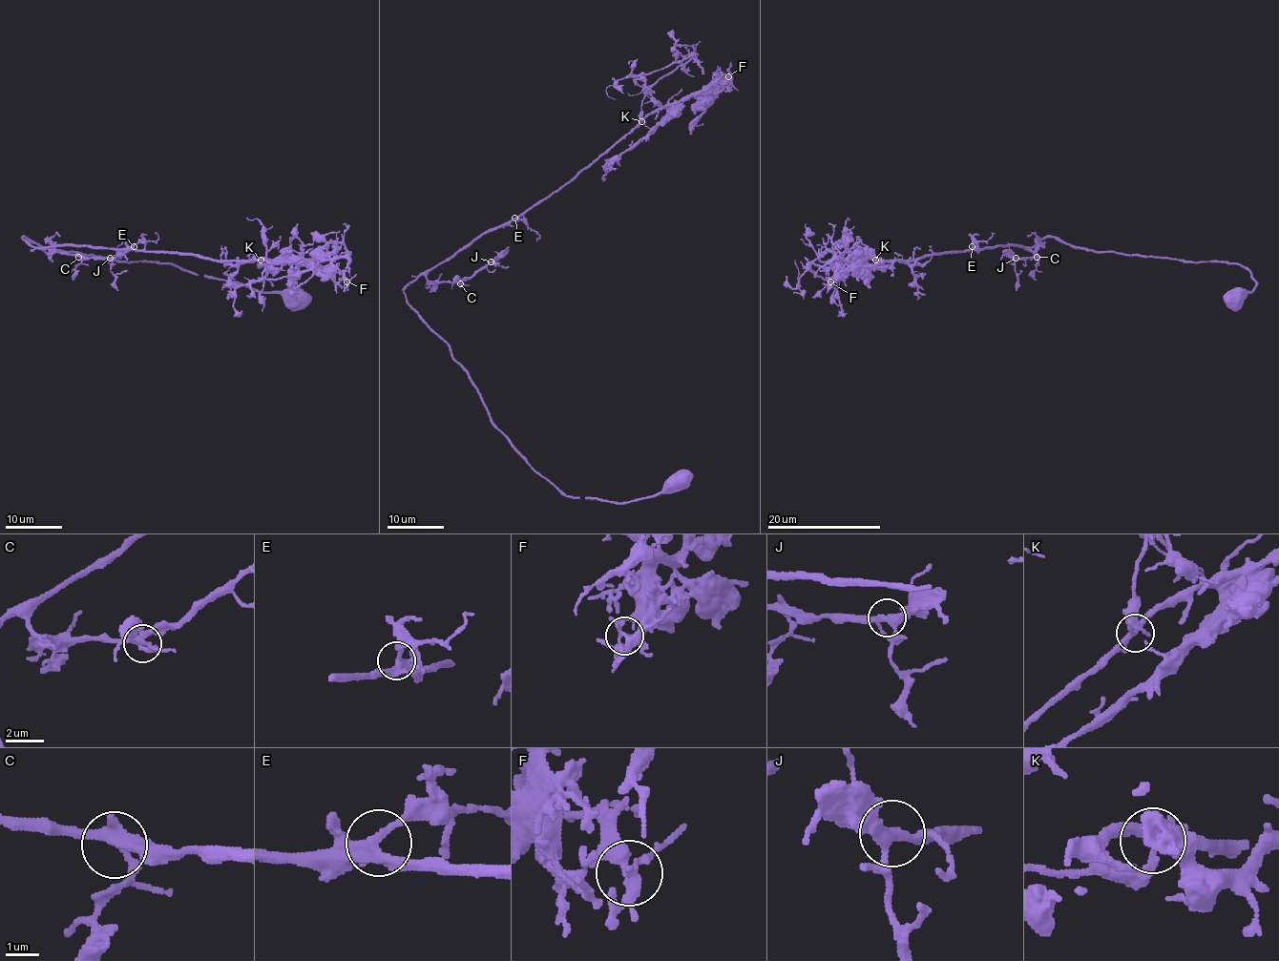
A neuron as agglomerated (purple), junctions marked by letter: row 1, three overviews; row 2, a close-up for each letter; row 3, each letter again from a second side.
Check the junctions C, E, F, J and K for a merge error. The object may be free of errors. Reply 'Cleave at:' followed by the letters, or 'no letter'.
Cleave at: K

